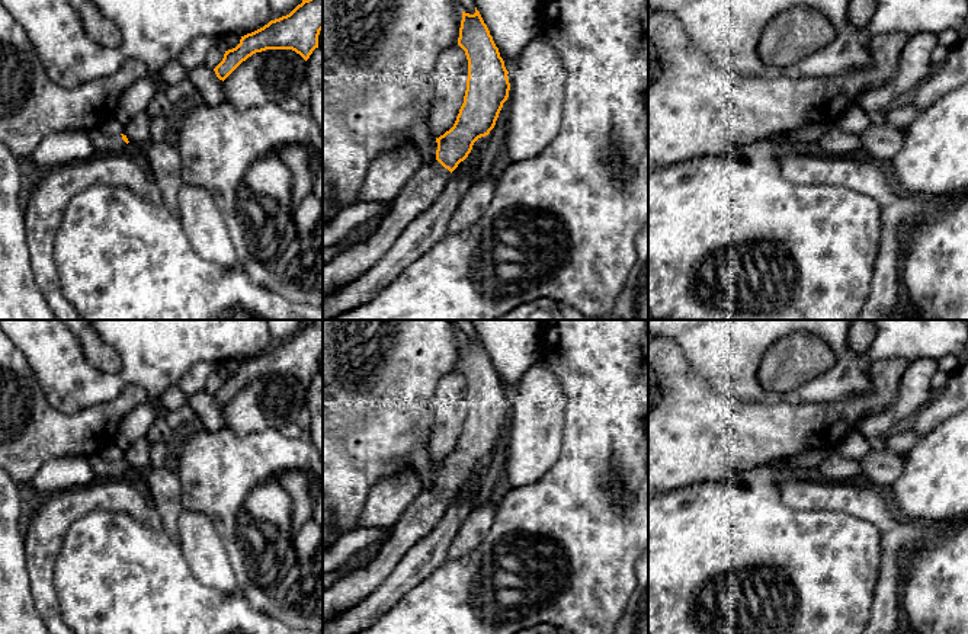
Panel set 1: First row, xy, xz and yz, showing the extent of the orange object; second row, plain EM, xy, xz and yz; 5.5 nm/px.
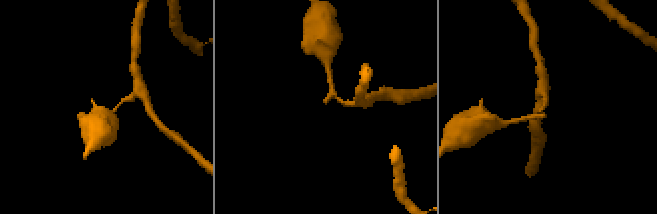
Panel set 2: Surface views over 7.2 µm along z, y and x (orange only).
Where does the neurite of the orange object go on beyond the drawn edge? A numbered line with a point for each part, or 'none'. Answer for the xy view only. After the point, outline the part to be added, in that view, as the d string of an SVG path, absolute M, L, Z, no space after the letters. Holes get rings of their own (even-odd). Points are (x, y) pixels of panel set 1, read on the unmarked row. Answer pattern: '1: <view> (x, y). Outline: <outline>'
1: xy (105, 470). Outline: M99 454L87 457L96 478L100 480L121 480L126 468L122 465L122 461L108 461Z

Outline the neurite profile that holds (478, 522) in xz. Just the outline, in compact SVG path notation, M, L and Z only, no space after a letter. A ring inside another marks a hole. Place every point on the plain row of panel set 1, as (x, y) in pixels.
M499 494L481 505L474 502L472 510L449 545L446 561L461 558L480 545L494 523L497 502Z

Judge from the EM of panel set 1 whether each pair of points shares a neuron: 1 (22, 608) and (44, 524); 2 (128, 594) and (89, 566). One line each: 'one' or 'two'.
1: two
2: one

